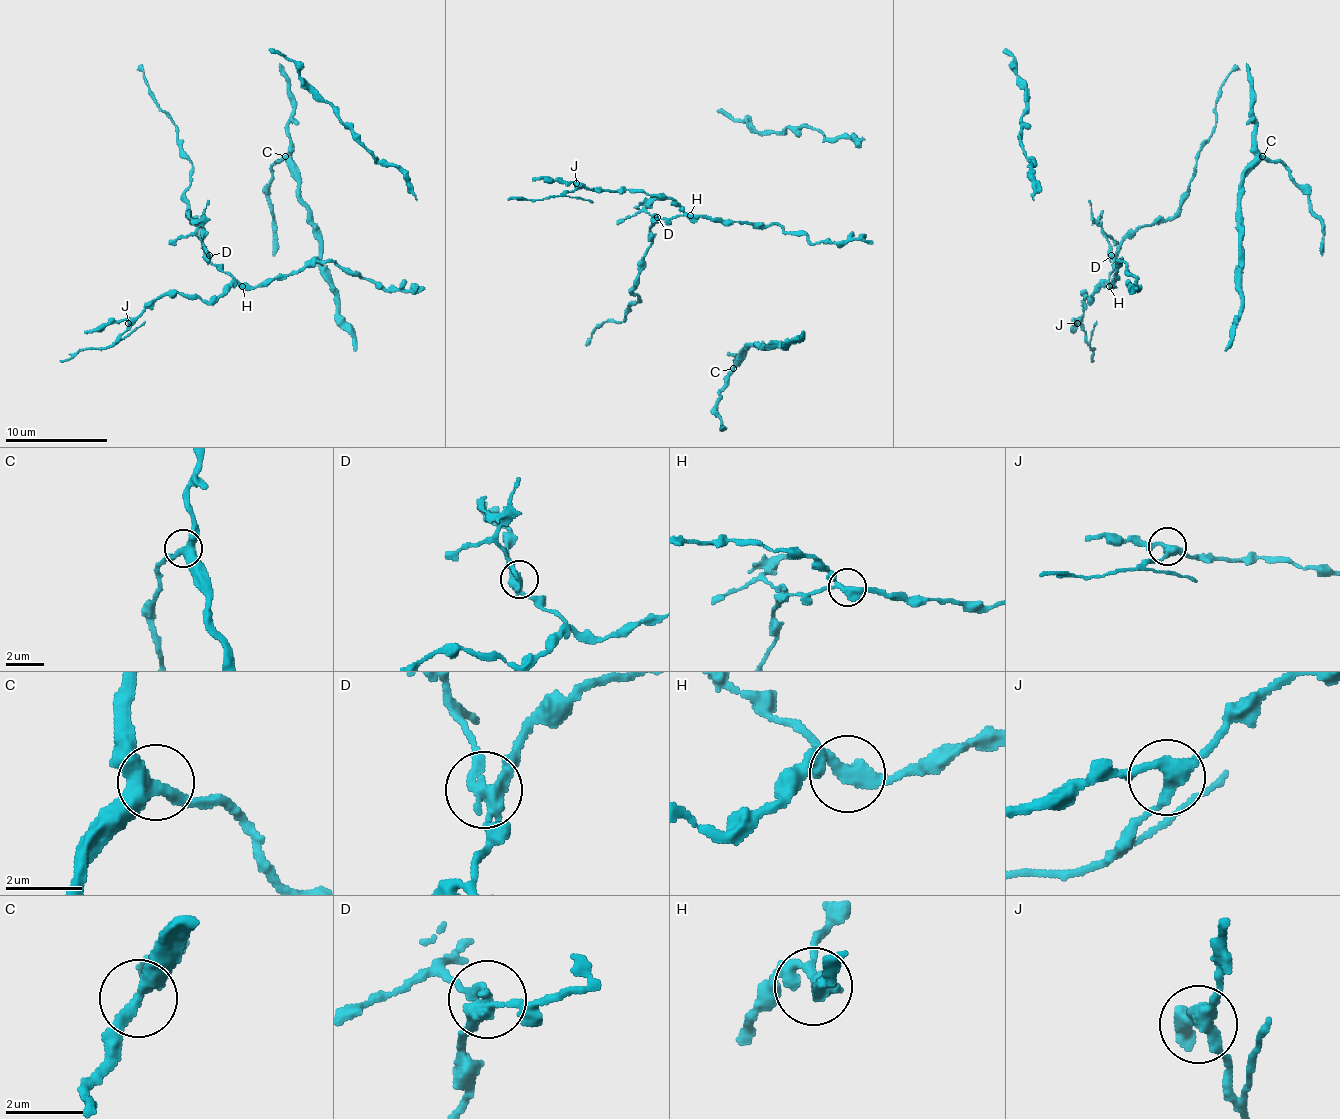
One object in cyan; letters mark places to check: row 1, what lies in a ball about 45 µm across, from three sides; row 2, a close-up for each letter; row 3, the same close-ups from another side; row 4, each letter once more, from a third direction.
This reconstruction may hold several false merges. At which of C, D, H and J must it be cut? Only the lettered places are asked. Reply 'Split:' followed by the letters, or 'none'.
Split: D

